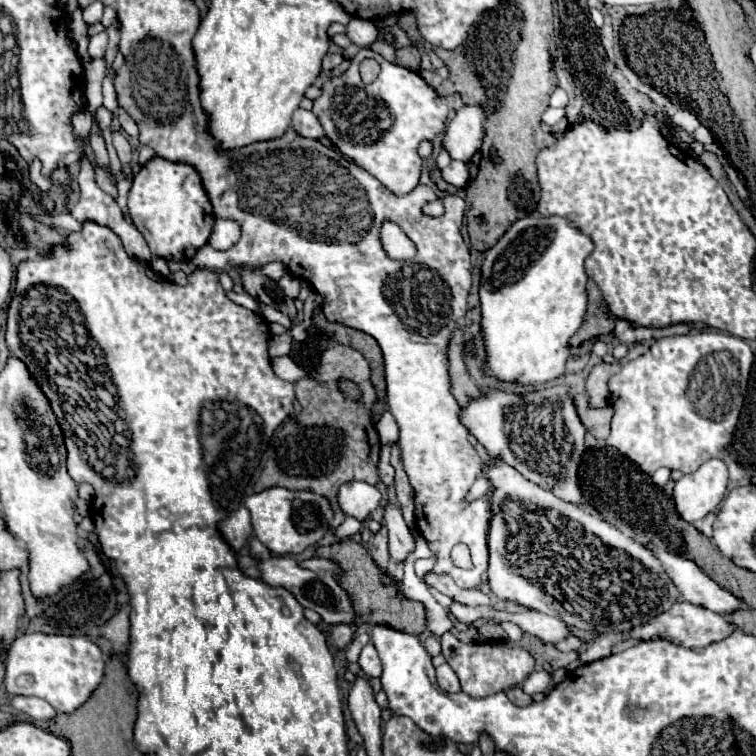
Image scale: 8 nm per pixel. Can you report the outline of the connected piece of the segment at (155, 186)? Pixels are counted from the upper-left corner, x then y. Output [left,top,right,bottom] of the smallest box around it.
[129,156,215,262]

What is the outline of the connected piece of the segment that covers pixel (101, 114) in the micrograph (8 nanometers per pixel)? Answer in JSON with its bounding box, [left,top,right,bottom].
[95,106,113,132]

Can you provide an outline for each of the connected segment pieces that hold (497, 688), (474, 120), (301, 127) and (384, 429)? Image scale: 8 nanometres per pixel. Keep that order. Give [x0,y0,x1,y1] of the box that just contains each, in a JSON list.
[[441,632,533,698],[443,106,485,162],[291,108,325,140],[377,412,399,464]]

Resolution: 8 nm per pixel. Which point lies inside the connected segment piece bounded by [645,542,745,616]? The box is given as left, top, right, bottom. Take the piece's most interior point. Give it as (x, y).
(695, 587)

